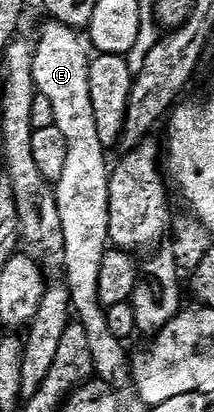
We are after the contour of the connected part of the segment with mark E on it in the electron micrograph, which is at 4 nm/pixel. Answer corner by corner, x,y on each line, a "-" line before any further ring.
45,20
45,23
41,26
41,31
35,34
35,41
33,43
33,59
31,60
31,74
33,76
33,85
36,93
47,96
47,101
51,104
51,112
53,113
53,125
59,128
59,132
63,132
63,136
67,140
67,157
65,157
63,163
63,172
59,172
59,176
52,183
53,195
55,196
55,204
57,205
57,211
59,212
59,224
61,225
61,231
63,232
63,248
61,249
59,258
60,261
65,261
65,278
63,278
63,284
69,290
69,304
72,313
75,315
76,321
83,324
83,328
87,332
87,341
91,344
91,360
93,361
93,369
96,377
103,379
105,382
109,382
113,385
114,390
121,392
124,391
124,386
128,387
131,382
131,366
127,361
127,354
125,358
125,350
123,347
122,339
116,338
110,328
107,326
107,320
105,319
106,307
101,305
99,296
97,295
97,285
99,284
99,264
103,260
105,251
107,249
108,238
108,180
110,173
110,163
105,163
105,154
107,154
107,148
99,140
99,128
95,128
95,111
91,108
91,88
89,87
89,59
90,55
85,54
85,48
87,50
86,43
83,41
76,29
72,26
68,26
66,22
54,22
52,20

